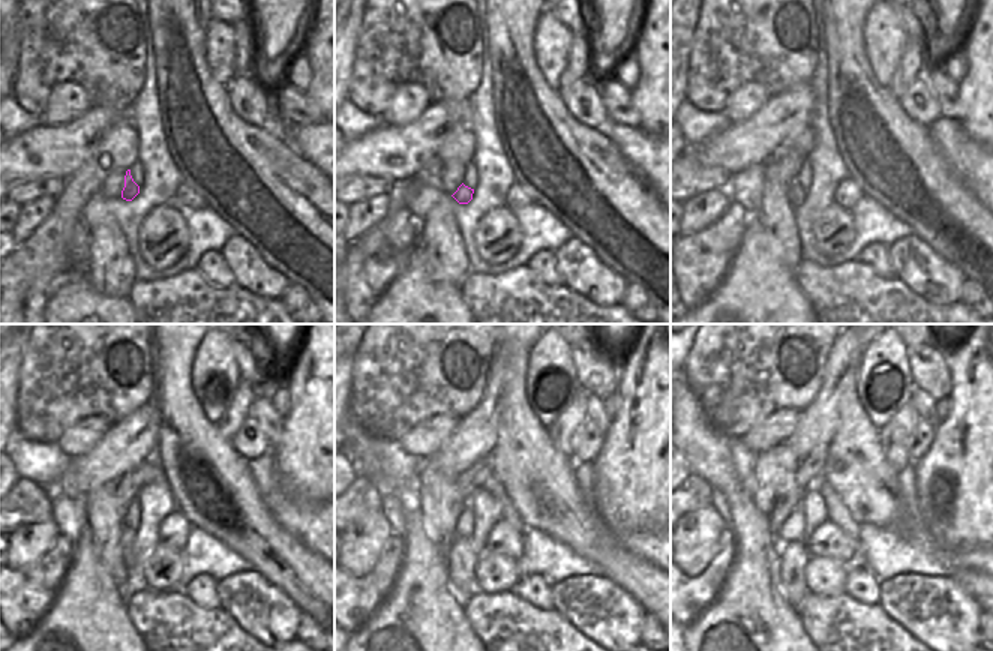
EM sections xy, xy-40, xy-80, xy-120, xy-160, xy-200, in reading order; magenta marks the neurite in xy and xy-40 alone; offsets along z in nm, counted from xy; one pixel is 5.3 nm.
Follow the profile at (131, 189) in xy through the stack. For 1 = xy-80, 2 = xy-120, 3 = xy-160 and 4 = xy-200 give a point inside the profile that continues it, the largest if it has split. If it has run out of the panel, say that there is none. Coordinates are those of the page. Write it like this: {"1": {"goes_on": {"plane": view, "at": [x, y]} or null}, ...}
{"1": {"goes_on": {"plane": "xy-80", "at": [798, 195]}}, "2": {"goes_on": {"plane": "xy-120", "at": [126, 539]}}, "3": {"goes_on": {"plane": "xy-160", "at": [461, 560]}}, "4": {"goes_on": {"plane": "xy-200", "at": [794, 555]}}}

